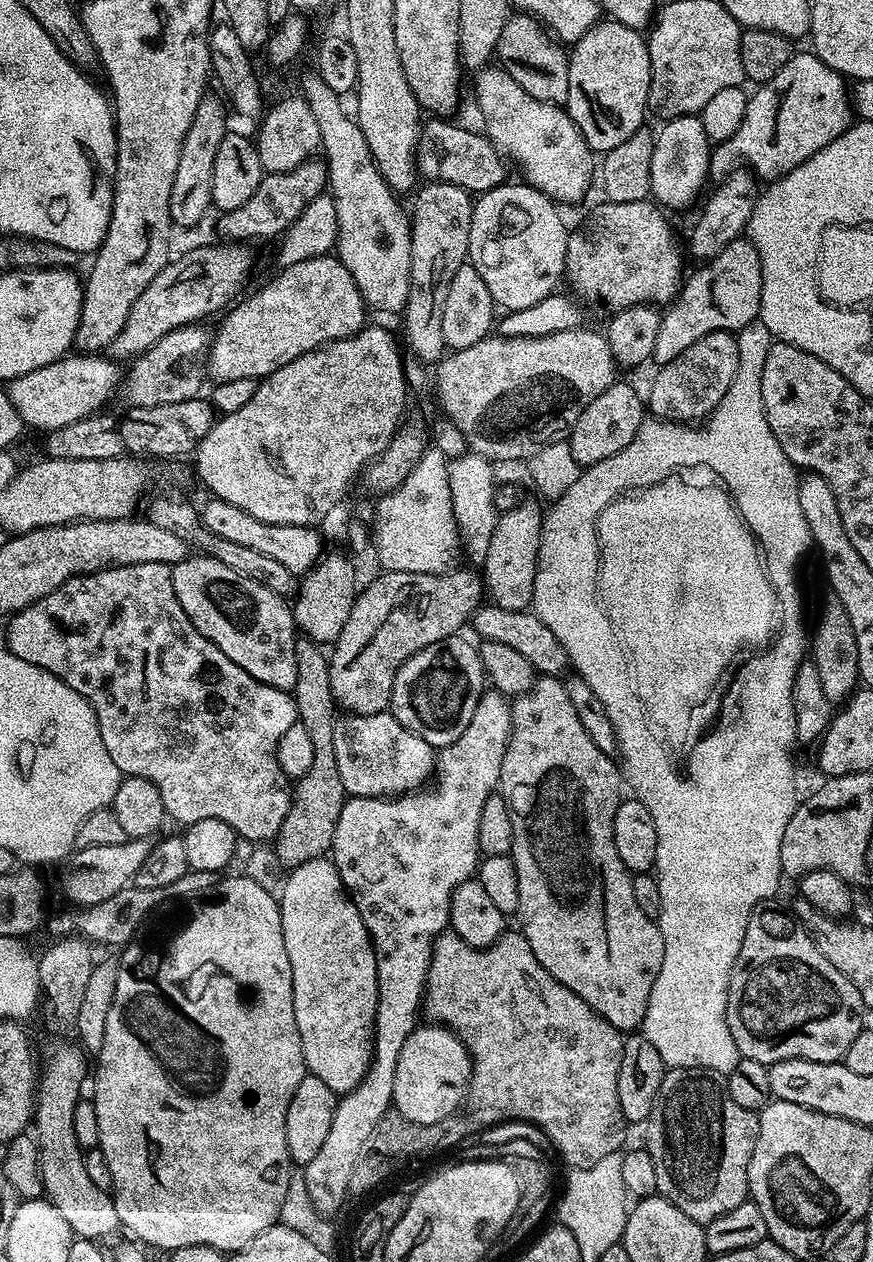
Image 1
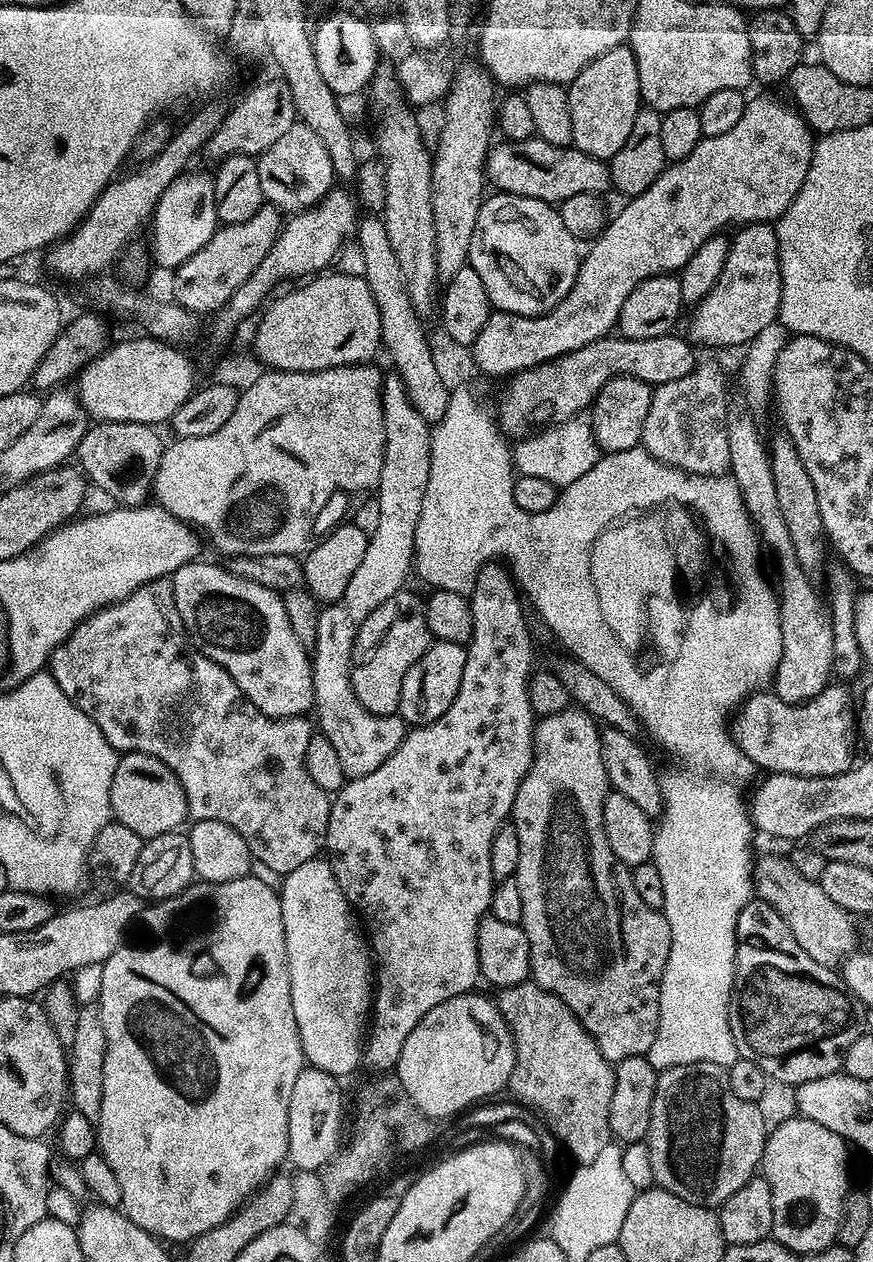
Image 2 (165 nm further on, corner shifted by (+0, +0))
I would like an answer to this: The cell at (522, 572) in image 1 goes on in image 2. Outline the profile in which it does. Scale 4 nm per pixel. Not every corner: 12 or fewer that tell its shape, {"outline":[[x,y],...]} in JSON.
{"outline":[[476,576],[458,698],[331,797],[365,1065],[481,979],[532,765],[532,636]]}

